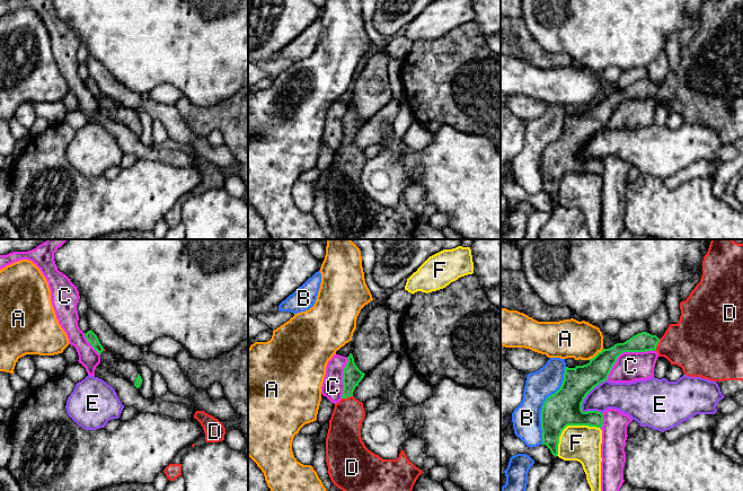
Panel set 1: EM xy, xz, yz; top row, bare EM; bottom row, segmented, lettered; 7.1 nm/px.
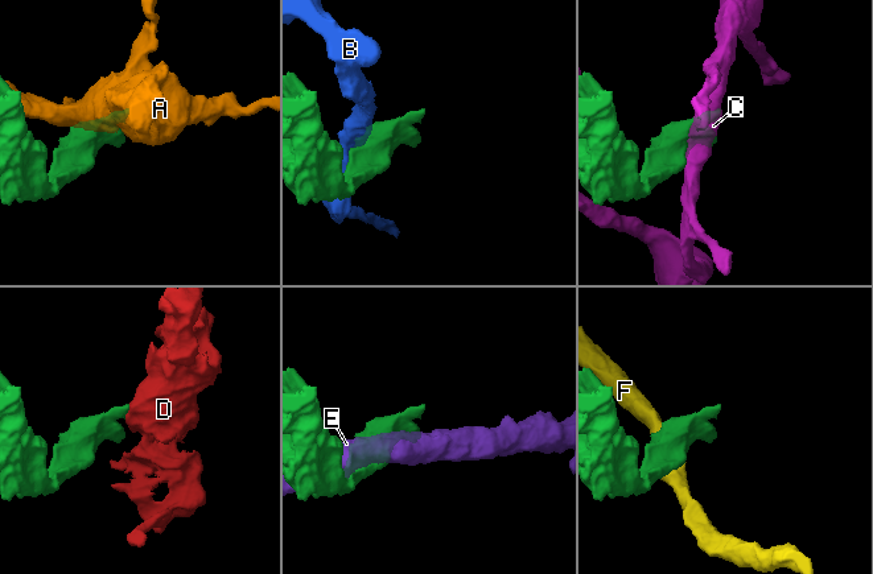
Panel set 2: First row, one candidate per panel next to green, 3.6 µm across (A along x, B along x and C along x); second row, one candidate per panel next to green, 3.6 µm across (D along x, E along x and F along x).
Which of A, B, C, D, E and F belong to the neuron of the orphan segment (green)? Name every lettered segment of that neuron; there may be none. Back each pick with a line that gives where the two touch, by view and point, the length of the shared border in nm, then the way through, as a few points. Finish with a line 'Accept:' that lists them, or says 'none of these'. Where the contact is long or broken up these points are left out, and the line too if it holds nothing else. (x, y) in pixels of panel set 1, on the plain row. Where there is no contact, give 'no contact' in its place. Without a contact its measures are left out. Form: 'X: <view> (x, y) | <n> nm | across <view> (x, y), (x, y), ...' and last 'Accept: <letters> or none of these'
D: yz (657, 90) | 100 nm | across yz (642, 89), (657, 90), (692, 91)
Accept: D

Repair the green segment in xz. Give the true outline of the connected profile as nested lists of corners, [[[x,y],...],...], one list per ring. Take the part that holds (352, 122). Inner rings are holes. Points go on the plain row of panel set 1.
[[[353,102],[347,104],[343,119],[343,142],[335,151],[326,185],[326,210],[328,221],[337,235],[344,239],[412,239],[413,234],[423,220],[401,196],[397,207],[383,207],[369,198],[361,185],[361,174],[365,164],[363,150],[353,143],[353,139],[363,126],[362,120],[354,109]]]

